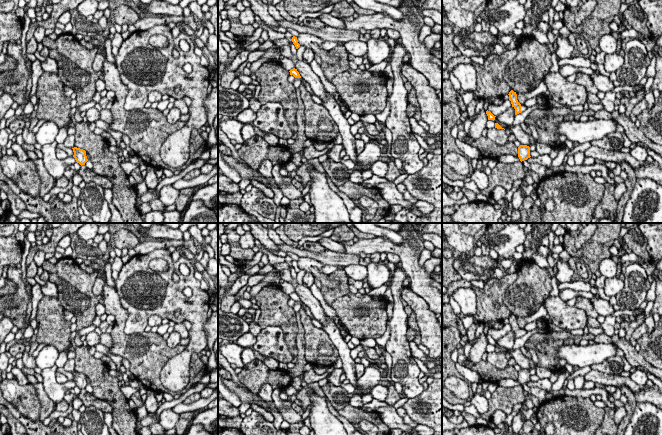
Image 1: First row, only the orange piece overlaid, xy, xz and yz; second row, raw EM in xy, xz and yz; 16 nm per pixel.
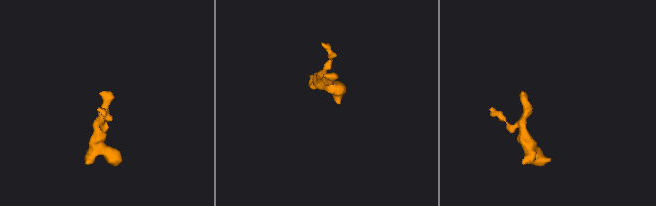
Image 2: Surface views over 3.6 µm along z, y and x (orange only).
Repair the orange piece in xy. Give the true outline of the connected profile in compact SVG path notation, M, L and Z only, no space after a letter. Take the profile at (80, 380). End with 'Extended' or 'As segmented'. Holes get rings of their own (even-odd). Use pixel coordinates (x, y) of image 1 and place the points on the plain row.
M77 371L72 372L76 386L79 387L81 390L85 389L85 387L88 385L86 380L86 375Z. As segmented

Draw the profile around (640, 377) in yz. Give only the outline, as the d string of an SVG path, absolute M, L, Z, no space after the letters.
M636 370L633 373L630 374L630 378L632 381L634 381L636 384L640 386L646 385L648 381L648 376L645 371L642 370Z

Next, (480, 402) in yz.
M475 393L470 402L475 406L479 414L485 414L489 409L488 400L479 393Z

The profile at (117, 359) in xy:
M97 344L95 346L96 351L100 352L100 353L104 353L106 356L109 356L111 358L111 360L116 364L117 368L119 369L121 366L123 366L122 364L122 357L119 355L114 355L112 353L109 352L109 349L102 345L102 344Z

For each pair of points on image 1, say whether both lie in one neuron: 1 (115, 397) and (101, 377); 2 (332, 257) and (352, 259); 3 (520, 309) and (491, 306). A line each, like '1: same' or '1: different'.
1: same
2: same
3: different

